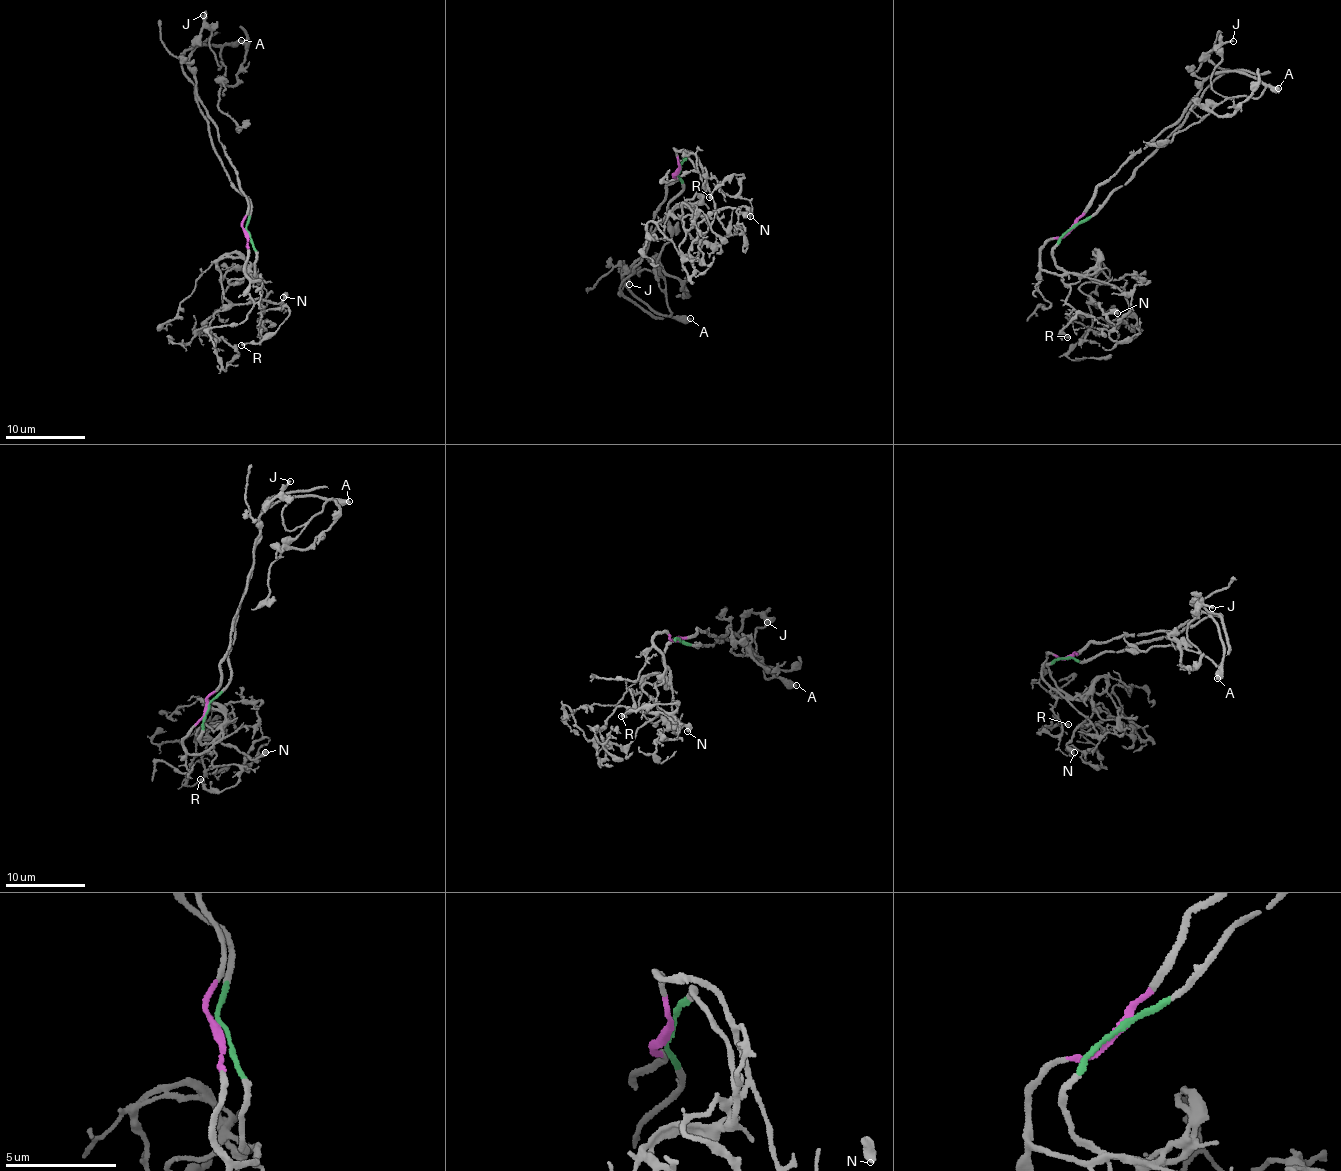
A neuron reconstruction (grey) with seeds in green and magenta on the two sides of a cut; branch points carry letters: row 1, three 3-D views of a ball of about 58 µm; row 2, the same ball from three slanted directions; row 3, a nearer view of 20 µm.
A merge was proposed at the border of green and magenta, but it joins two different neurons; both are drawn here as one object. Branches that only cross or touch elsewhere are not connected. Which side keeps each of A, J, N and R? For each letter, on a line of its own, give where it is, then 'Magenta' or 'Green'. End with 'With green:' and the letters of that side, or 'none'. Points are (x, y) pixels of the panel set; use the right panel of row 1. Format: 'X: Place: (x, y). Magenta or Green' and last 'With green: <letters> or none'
A: Place: (1278, 88). Magenta
J: Place: (1233, 41). Green
N: Place: (1117, 313). Green
R: Place: (1067, 337). Green
With green: J, N, R

